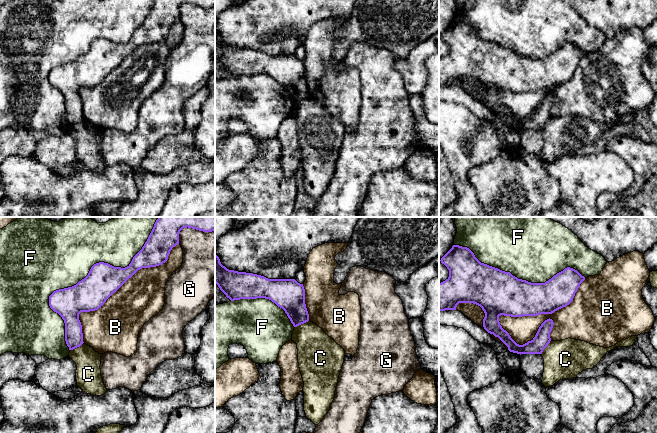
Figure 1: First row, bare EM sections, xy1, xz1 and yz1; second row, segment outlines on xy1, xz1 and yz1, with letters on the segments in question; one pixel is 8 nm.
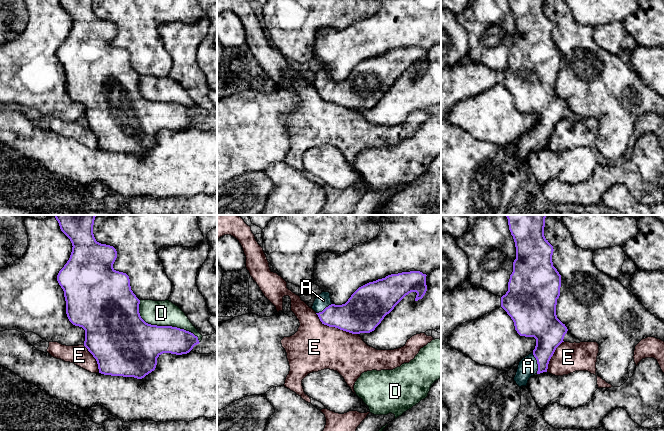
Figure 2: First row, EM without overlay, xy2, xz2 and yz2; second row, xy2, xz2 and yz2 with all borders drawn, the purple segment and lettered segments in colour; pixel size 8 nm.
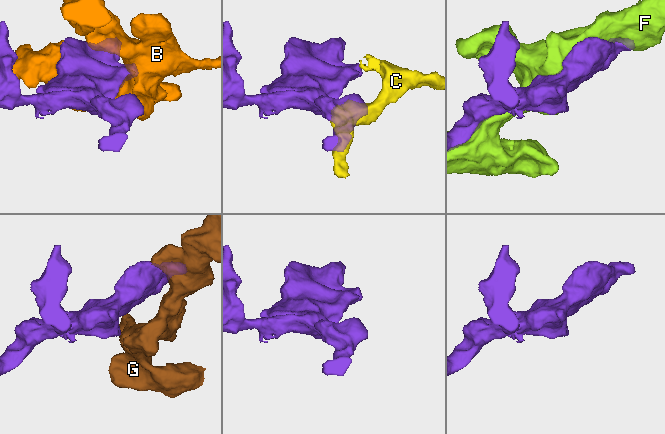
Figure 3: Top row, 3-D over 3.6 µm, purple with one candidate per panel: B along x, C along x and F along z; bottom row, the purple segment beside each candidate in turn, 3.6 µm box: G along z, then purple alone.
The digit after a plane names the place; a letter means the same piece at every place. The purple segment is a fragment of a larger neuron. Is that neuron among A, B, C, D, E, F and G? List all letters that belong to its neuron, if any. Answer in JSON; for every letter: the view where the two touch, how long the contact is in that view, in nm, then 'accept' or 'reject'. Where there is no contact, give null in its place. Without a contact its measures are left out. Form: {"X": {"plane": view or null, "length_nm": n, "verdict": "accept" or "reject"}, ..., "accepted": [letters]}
{"A": {"plane": "yz2", "length_nm": 170, "verdict": "accept"}, "B": {"plane": "yz1", "length_nm": 800, "verdict": "reject"}, "C": {"plane": "xz1", "length_nm": 130, "verdict": "reject"}, "D": {"plane": "xy2", "length_nm": 600, "verdict": "reject"}, "E": {"plane": "xz2", "length_nm": 380, "verdict": "reject"}, "F": {"plane": "xy1", "length_nm": 1300, "verdict": "reject"}, "G": {"plane": "xy1", "length_nm": 320, "verdict": "reject"}, "accepted": ["A"]}

